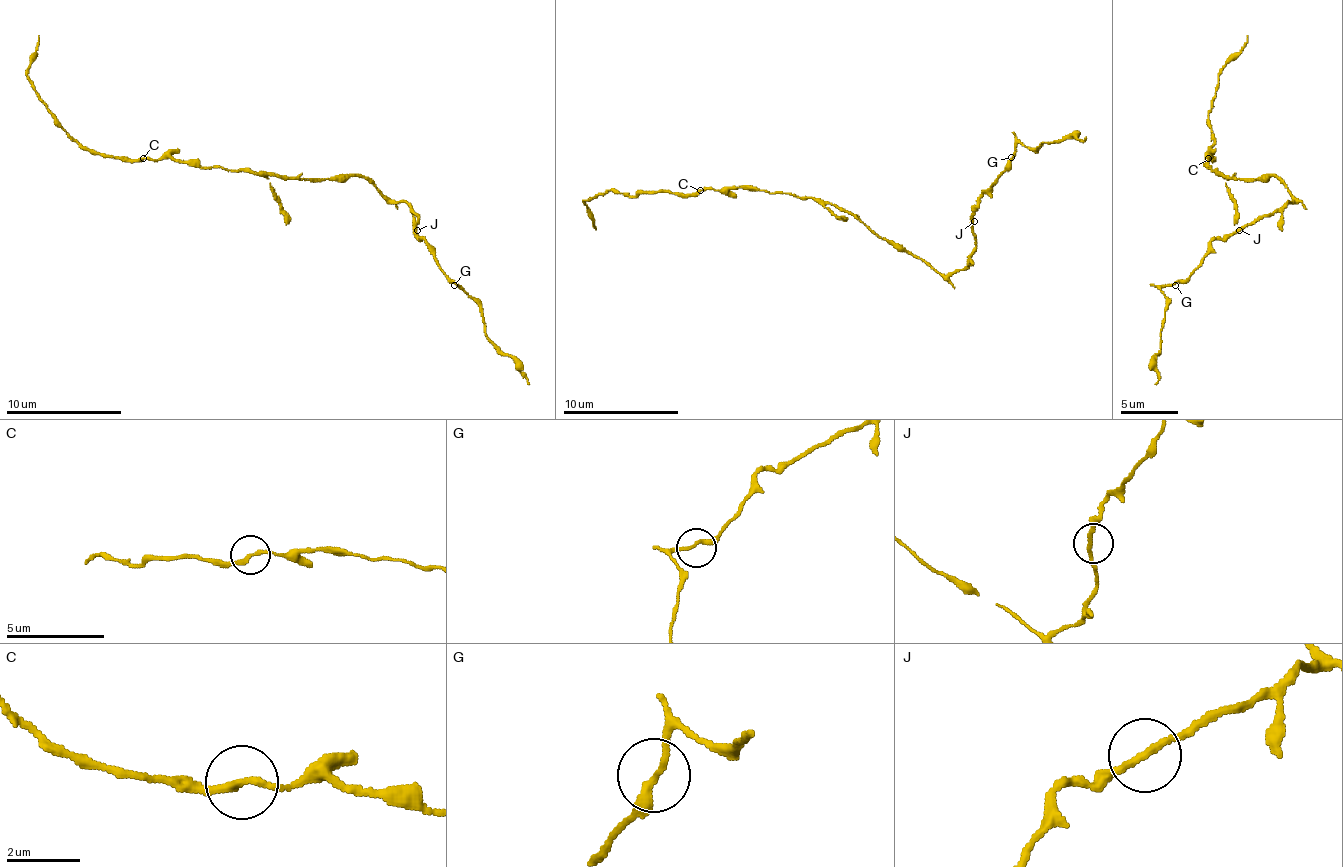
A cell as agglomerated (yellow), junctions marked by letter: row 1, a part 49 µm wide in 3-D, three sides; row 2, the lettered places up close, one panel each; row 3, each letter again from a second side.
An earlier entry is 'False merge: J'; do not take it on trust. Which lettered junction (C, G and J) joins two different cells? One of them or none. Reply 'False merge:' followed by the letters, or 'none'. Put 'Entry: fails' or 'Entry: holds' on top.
Entry: fails
False merge: none

